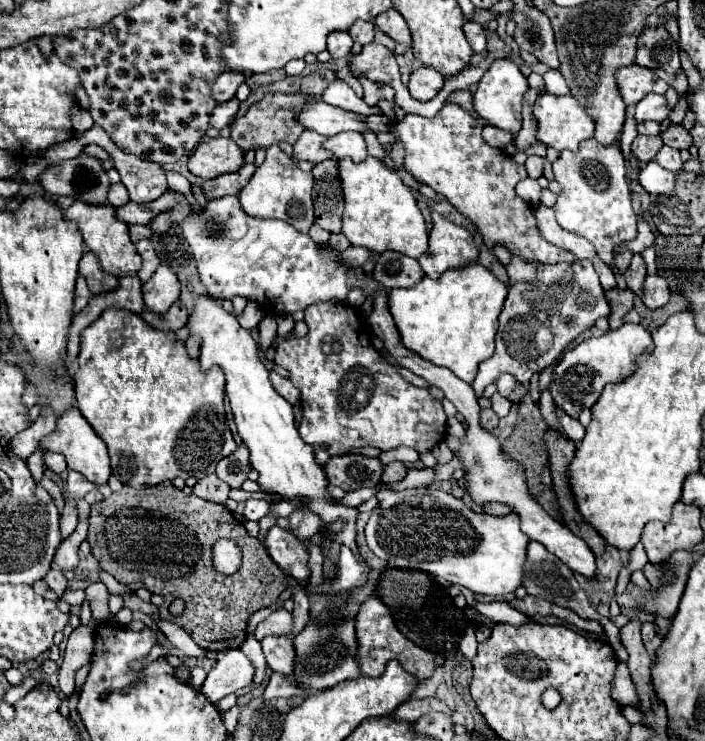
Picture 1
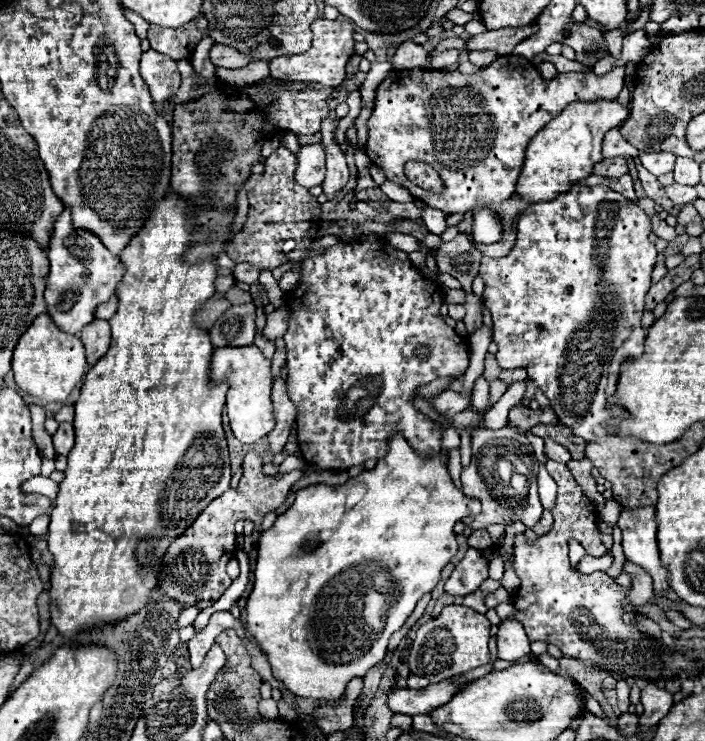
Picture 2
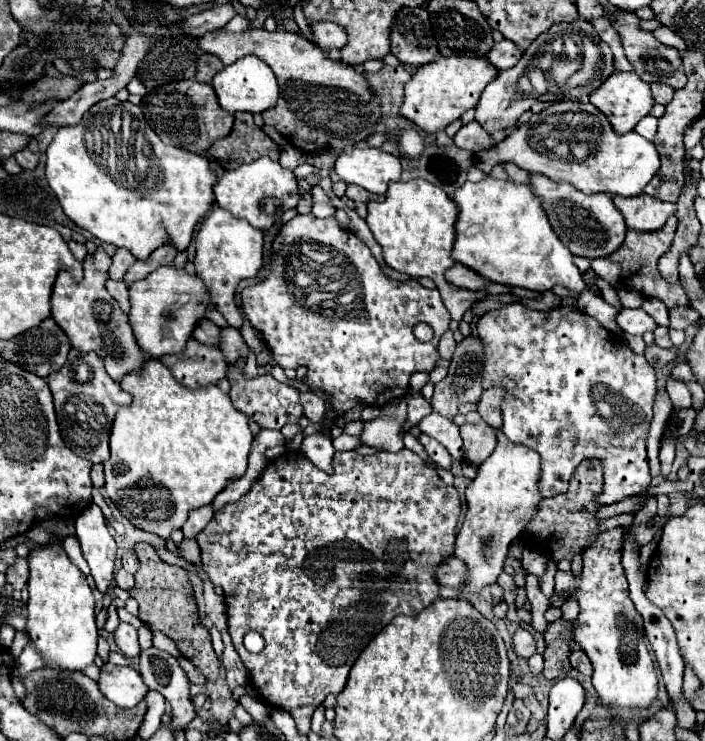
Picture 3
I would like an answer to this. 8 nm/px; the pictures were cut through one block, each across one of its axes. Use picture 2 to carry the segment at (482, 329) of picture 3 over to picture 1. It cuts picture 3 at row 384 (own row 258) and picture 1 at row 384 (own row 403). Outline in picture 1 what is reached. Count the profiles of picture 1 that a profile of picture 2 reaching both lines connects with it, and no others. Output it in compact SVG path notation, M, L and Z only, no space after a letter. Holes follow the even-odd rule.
M622 324L618 330L608 330L602 336L590 336L572 350L566 350L562 360L554 366L550 394L558 408L562 408L570 418L578 418L582 408L592 408L602 394L604 386L610 382L620 382L634 370L634 362L640 354L652 348L650 332L640 324Z

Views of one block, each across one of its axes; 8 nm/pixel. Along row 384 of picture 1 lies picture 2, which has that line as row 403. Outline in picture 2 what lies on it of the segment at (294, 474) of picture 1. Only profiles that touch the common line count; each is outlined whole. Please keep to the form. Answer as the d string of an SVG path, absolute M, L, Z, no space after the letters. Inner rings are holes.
M256 346L244 348L216 348L212 354L212 382L228 380L228 398L226 398L226 412L232 420L232 432L242 444L254 444L264 438L268 432L274 430L274 410L270 400L272 390L272 360L266 358Z

